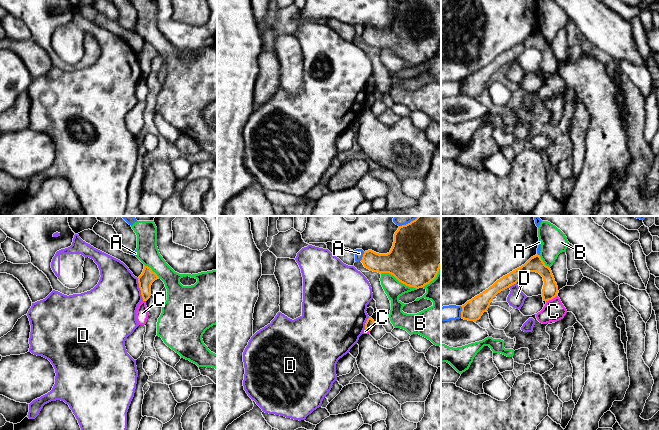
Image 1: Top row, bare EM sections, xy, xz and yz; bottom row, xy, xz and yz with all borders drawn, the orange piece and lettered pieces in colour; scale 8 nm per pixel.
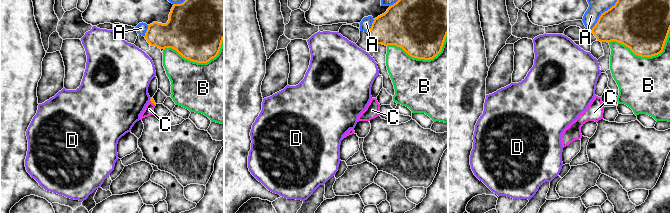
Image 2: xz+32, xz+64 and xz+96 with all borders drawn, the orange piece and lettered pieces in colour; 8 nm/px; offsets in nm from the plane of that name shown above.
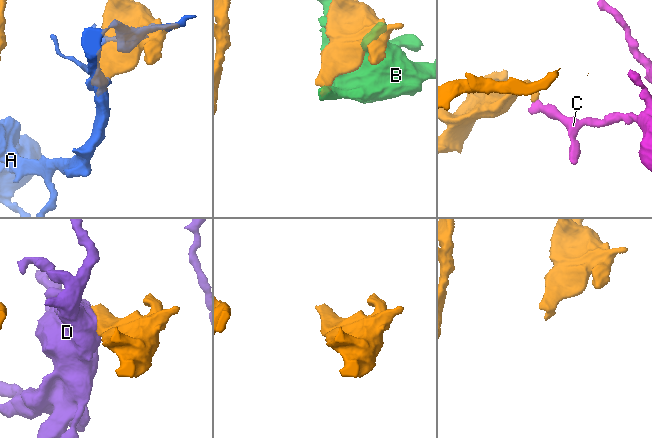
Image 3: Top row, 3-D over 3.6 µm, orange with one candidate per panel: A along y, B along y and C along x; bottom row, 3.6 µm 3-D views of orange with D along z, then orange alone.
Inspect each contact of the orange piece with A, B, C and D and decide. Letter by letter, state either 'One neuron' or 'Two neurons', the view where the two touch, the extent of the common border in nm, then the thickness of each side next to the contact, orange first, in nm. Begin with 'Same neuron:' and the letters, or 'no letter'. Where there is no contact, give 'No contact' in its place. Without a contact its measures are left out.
Same neuron: no letter
A: Two neurons. Touches orange in yz. Shared border 100 nm. Thickness 170 nm (orange) against 130 nm
B: Two neurons. Touches orange in xz. Shared border 320 nm. Thickness 420 nm (orange) against 150 nm
C: Two neurons. Touches orange in yz. Shared border 100 nm. Thickness 130 nm (orange) against 170 nm
D: Two neurons. Touches orange in xy. Shared border 190 nm. Thickness 120 nm (orange) against 400 nm

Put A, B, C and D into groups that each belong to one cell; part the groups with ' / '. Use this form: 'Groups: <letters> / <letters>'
Groups: A / B / C / D

